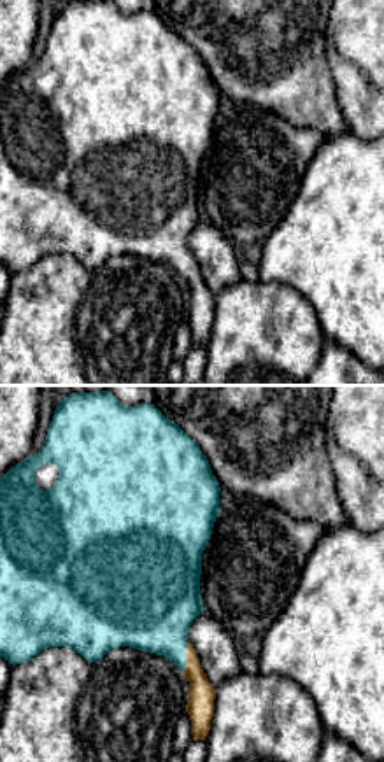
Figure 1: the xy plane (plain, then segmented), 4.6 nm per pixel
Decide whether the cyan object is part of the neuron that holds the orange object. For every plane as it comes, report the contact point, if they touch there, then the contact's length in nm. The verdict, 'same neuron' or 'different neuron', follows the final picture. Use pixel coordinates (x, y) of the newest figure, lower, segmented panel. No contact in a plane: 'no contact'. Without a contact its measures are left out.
contact (186, 657); length 160 nm

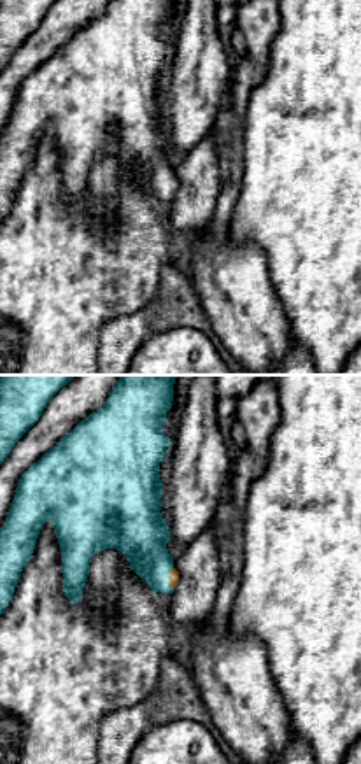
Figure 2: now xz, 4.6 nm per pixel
contact (169, 579); length 110 nm

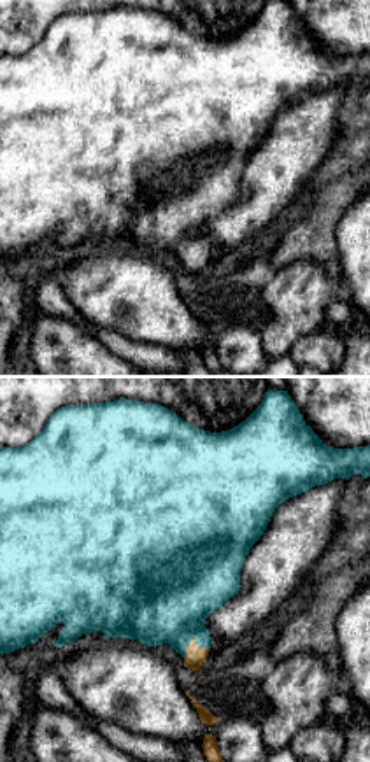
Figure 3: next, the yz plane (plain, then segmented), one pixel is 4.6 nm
contact (193, 642); length 130 nm

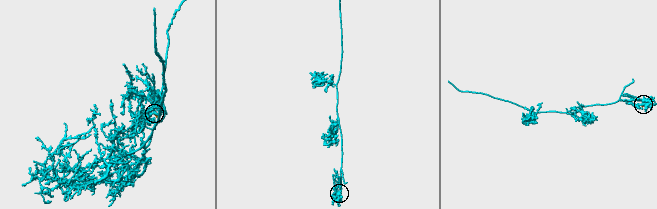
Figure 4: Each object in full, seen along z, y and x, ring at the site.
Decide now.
same neuron

